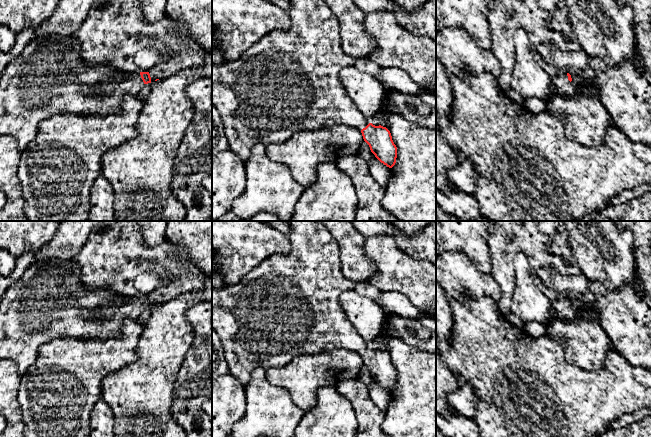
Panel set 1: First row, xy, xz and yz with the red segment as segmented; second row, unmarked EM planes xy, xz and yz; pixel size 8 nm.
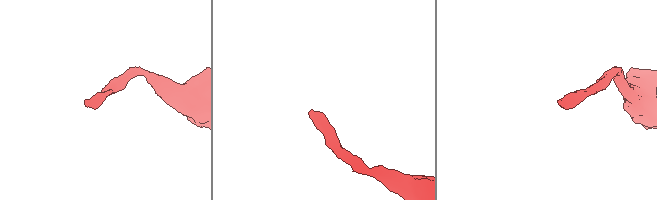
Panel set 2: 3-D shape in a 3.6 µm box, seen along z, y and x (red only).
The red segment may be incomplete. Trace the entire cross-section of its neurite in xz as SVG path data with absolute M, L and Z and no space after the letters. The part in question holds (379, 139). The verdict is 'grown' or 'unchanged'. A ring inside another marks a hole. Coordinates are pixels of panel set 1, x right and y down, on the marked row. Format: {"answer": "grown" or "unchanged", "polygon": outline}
{"answer": "grown", "polygon": "M290 0L290 2L291 6L288 13L291 19L291 27L287 31L275 30L268 33L246 50L236 61L225 61L219 64L212 62L212 105L219 112L230 150L245 163L255 144L261 143L267 146L269 144L283 143L299 130L319 130L335 125L344 125L360 130L364 141L369 145L375 157L387 167L392 168L396 163L397 147L392 140L390 131L381 125L373 125L358 109L340 82L340 71L346 67L353 67L357 59L344 53L341 48L340 26L337 18L323 0Z"}

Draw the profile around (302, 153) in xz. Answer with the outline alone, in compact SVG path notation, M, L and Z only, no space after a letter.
M335 125L319 130L299 130L283 143L266 146L271 161L285 164L296 182L308 188L316 180L320 163L359 154L364 141L361 130Z

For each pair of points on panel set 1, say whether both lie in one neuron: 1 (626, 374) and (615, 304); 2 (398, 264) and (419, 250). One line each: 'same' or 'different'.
1: different
2: different

